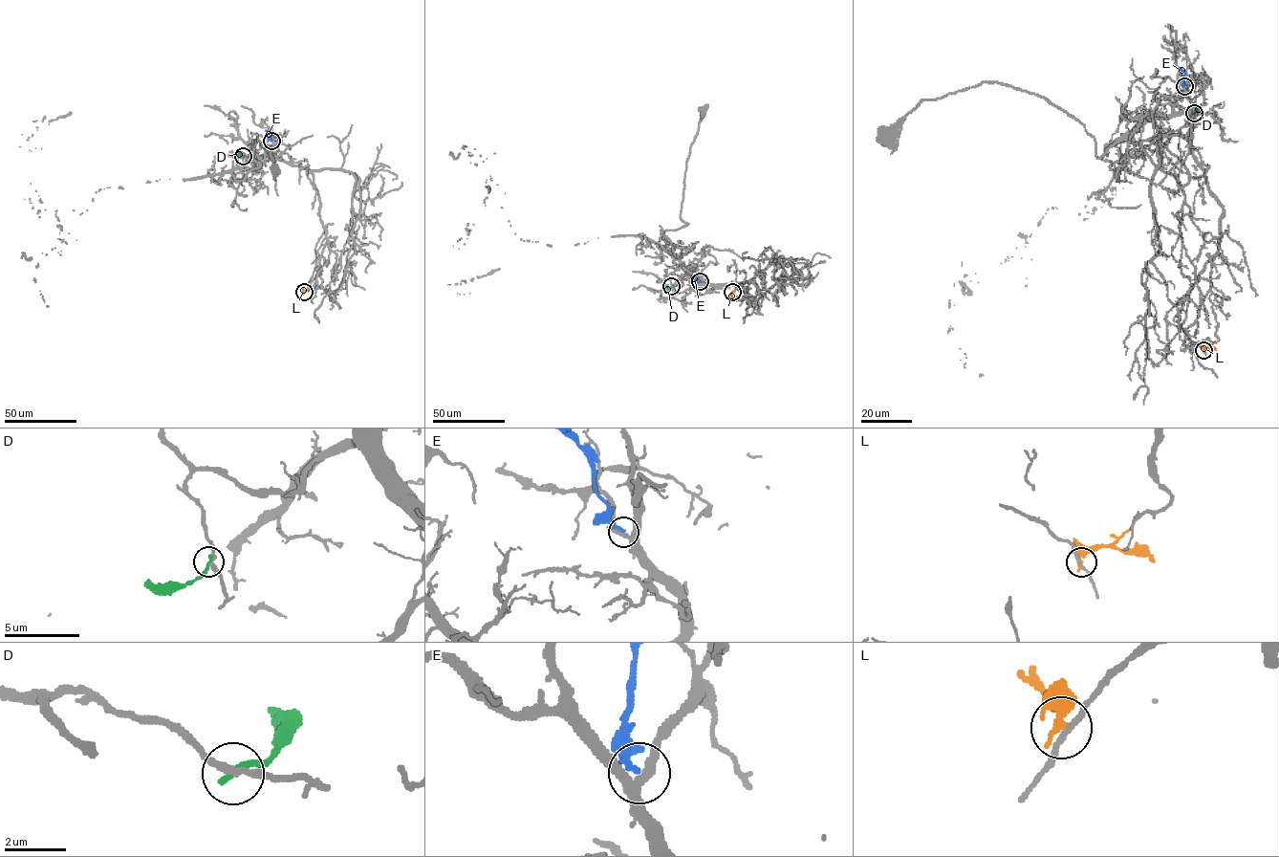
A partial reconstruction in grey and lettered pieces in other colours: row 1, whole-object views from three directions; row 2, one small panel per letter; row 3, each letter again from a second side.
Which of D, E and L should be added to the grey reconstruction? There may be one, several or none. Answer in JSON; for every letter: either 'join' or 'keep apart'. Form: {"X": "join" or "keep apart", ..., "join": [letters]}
{"D": "keep apart", "E": "keep apart", "L": "keep apart", "join": []}

